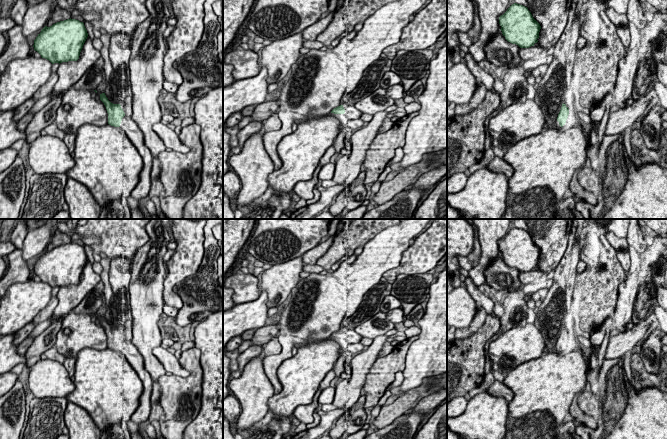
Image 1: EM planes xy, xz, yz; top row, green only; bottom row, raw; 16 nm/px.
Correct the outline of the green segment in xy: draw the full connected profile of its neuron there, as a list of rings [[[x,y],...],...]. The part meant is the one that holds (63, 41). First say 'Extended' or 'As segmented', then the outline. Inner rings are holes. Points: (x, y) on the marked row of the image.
As segmented. [[[67,19],[45,26],[34,40],[34,50],[52,64],[77,61],[88,37],[83,22]]]

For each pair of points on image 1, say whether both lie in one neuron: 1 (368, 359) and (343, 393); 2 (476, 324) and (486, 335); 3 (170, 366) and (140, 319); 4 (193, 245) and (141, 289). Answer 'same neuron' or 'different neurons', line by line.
1: same neuron
2: different neurons
3: different neurons
4: different neurons

